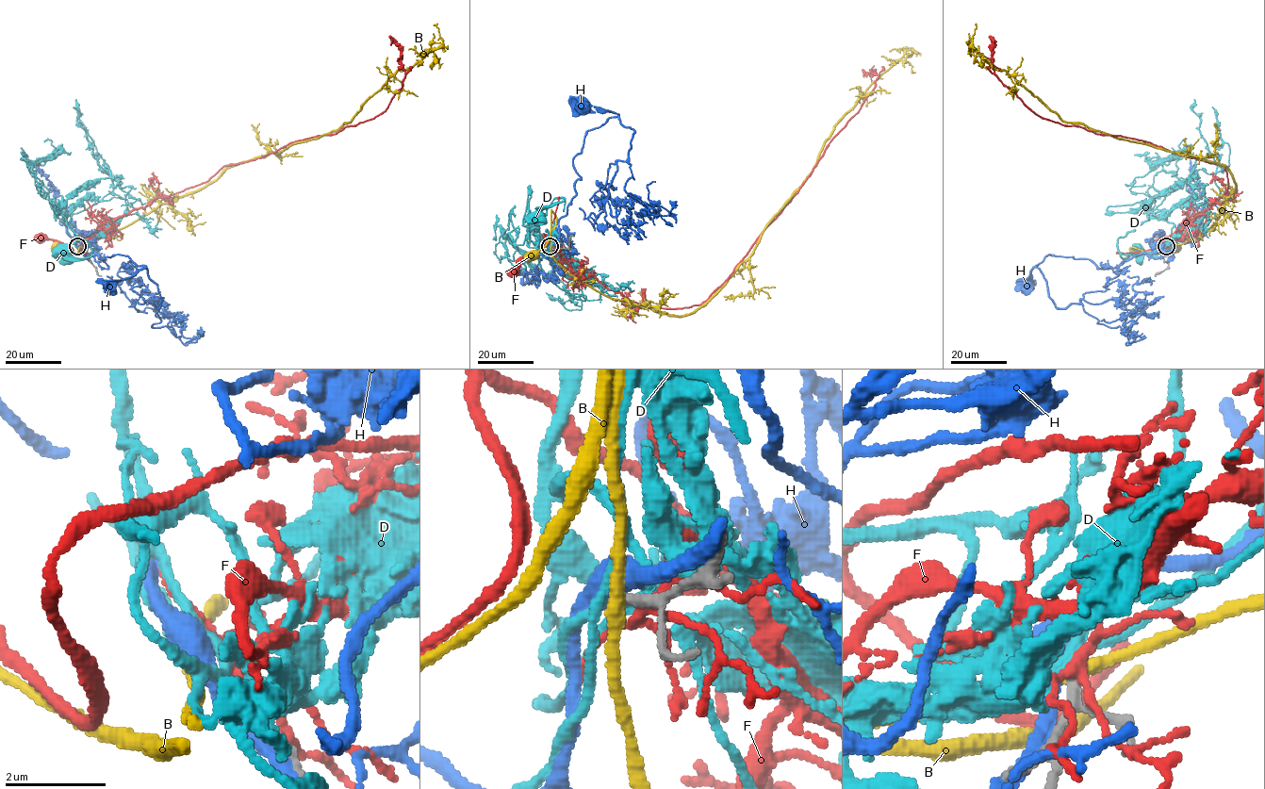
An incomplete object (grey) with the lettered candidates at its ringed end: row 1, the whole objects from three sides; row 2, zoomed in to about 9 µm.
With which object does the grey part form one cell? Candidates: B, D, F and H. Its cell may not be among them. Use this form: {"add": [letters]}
{"add": ["D"]}

